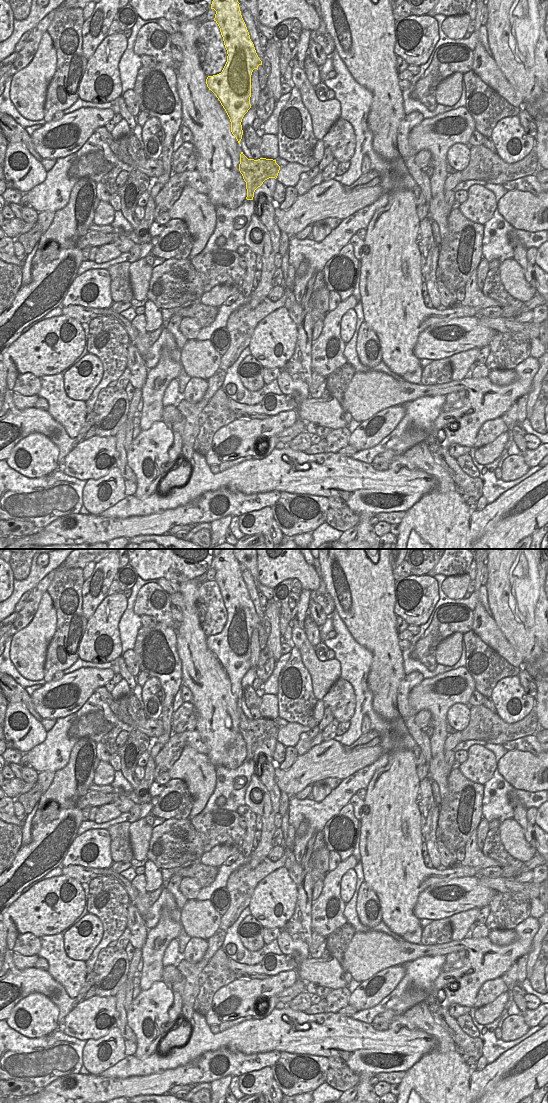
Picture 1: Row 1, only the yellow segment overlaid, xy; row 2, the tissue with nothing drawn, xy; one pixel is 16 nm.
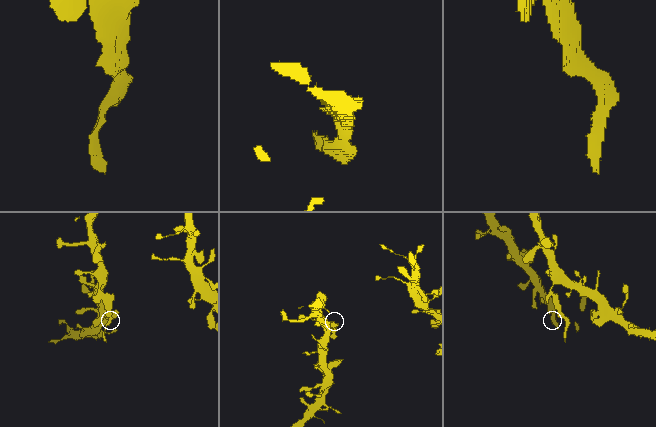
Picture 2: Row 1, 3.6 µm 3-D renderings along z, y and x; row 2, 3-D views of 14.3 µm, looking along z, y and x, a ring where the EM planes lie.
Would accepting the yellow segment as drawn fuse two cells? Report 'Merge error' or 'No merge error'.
Merge error.

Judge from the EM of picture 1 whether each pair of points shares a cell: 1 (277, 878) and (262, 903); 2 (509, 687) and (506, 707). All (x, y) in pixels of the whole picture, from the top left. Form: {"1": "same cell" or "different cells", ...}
{"1": "same cell", "2": "same cell"}

